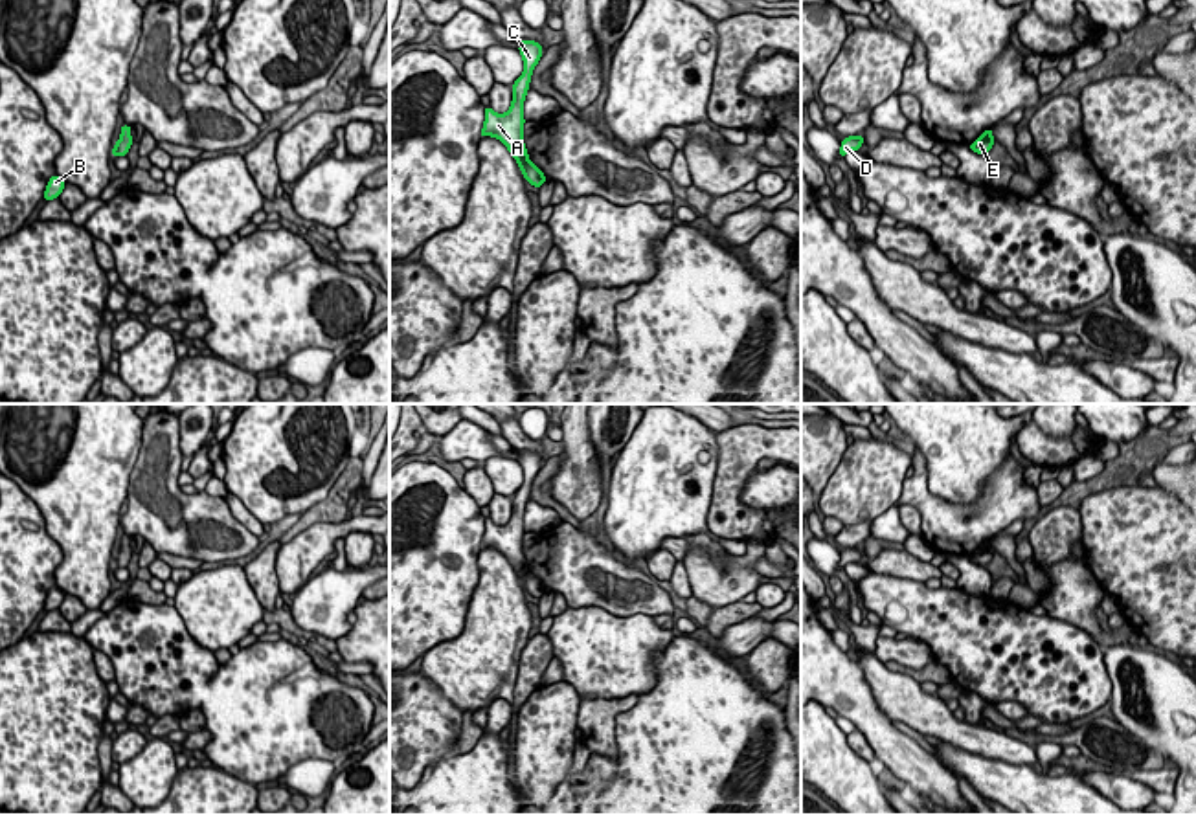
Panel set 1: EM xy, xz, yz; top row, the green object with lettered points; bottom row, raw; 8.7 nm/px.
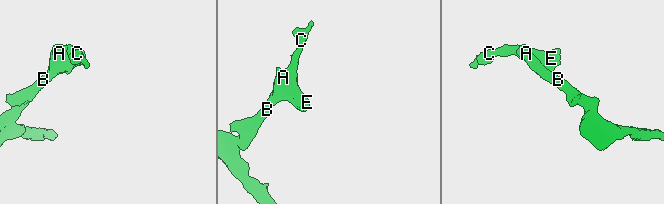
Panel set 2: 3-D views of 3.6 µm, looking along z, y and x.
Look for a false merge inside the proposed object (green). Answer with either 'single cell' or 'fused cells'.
single cell

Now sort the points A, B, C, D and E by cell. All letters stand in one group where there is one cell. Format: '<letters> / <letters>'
A B C D E

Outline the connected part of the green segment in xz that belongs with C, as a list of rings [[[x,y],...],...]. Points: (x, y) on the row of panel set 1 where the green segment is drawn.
[[[535,40],[518,42],[518,51],[524,59],[524,73],[513,84],[511,108],[505,114],[496,114],[491,106],[485,106],[485,123],[481,128],[481,138],[498,138],[514,156],[524,178],[535,187],[540,187],[546,182],[546,176],[536,165],[531,163],[524,145],[524,99],[529,90],[529,81],[533,79],[533,68],[542,57],[542,46]]]

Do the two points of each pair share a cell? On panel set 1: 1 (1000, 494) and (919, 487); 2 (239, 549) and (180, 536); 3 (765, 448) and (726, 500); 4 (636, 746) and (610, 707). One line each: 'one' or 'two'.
1: one
2: one
3: one
4: two

